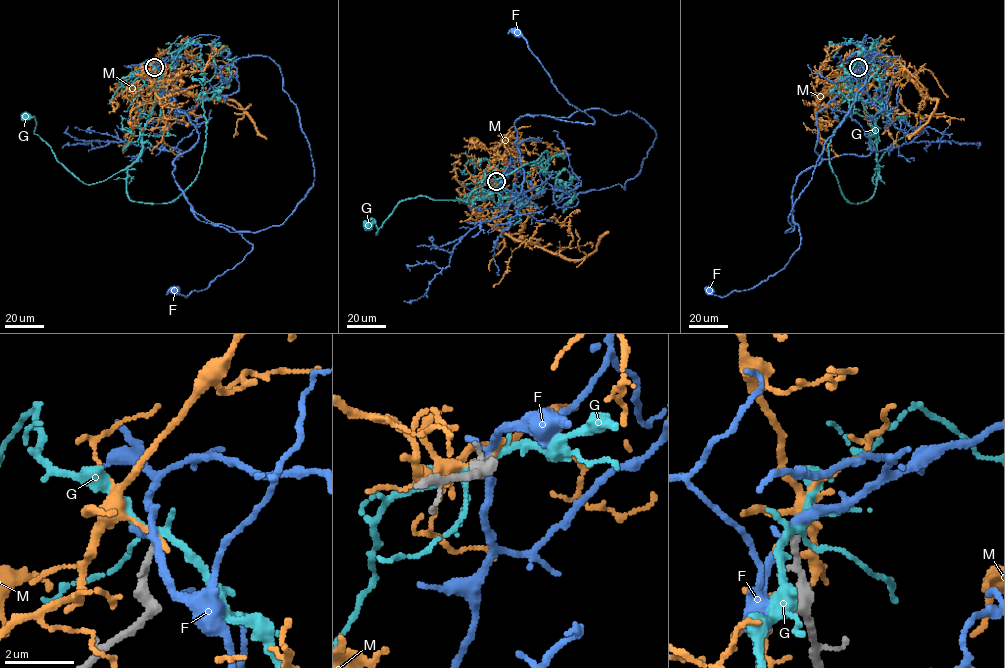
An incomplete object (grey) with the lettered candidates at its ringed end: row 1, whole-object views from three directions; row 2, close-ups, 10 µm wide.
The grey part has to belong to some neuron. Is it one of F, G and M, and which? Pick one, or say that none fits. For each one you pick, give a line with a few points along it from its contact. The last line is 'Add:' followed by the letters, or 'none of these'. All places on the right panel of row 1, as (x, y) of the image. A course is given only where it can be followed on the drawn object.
Add: none of these

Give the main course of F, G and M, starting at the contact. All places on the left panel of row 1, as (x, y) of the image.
F: (154, 67), (198, 135), (173, 162), (176, 184), (196, 213), (253, 245), (206, 288), (187, 296), (174, 289)
G: (154, 67), (159, 96), (141, 154), (104, 180), (81, 182), (25, 117)
M: (154, 67), (131, 74), (157, 76), (204, 98), (216, 98), (231, 78), (224, 68), (232, 76)

